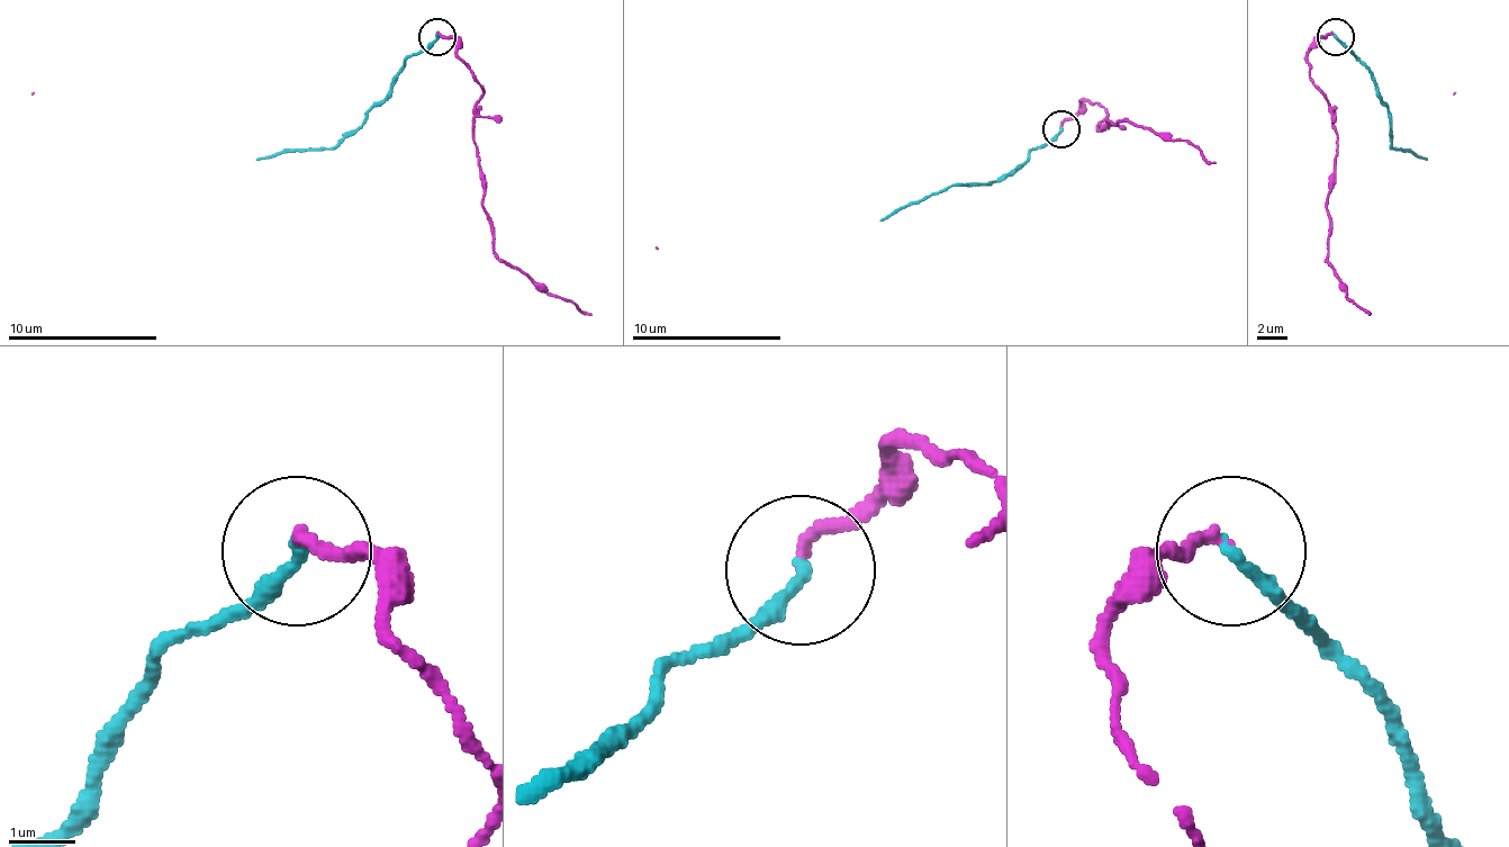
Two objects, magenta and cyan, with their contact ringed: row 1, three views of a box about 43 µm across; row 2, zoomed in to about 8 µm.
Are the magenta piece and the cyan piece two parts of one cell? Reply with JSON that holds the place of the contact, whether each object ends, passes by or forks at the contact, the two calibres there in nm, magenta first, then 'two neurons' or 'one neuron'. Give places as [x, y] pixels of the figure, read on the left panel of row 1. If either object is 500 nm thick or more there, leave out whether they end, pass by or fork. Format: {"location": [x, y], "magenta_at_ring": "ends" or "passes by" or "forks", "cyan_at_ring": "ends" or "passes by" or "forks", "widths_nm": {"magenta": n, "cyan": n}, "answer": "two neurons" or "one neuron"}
{"location": [436, 36], "magenta_at_ring": "ends", "cyan_at_ring": "ends", "widths_nm": {"magenta": 170, "cyan": 200}, "answer": "two neurons"}

